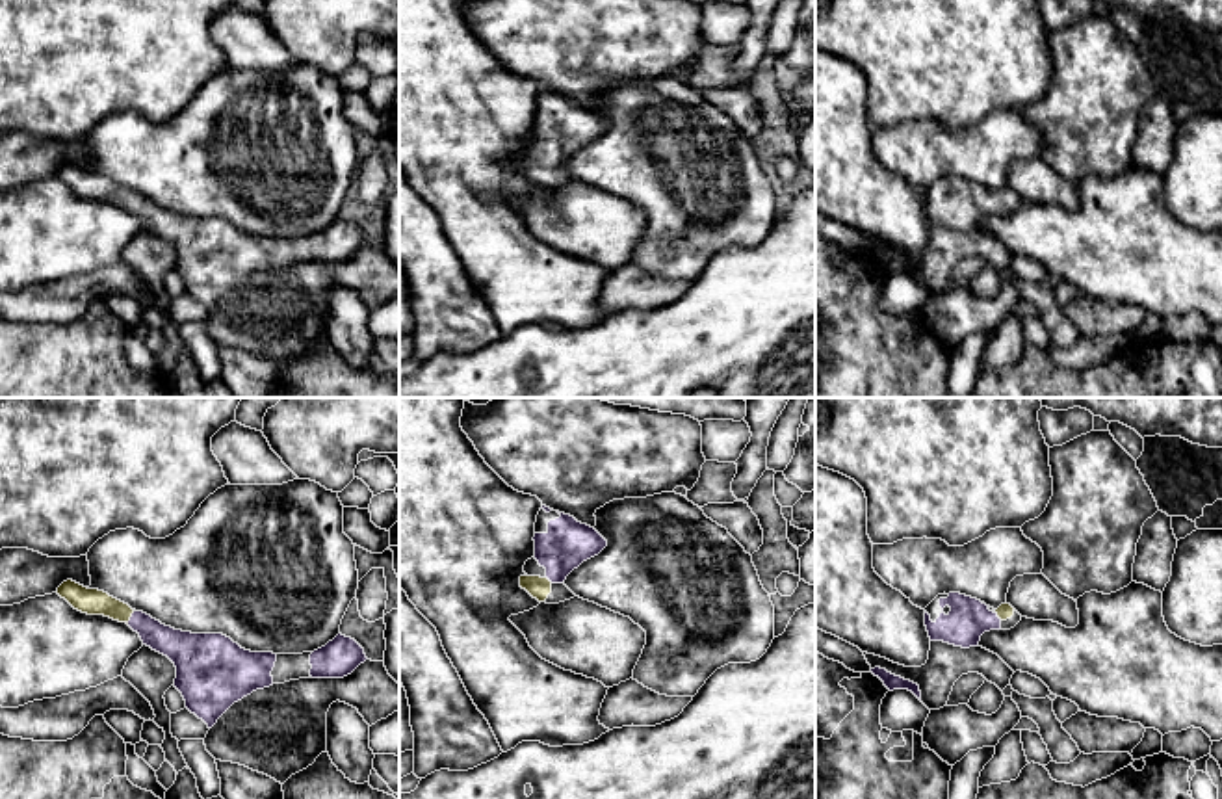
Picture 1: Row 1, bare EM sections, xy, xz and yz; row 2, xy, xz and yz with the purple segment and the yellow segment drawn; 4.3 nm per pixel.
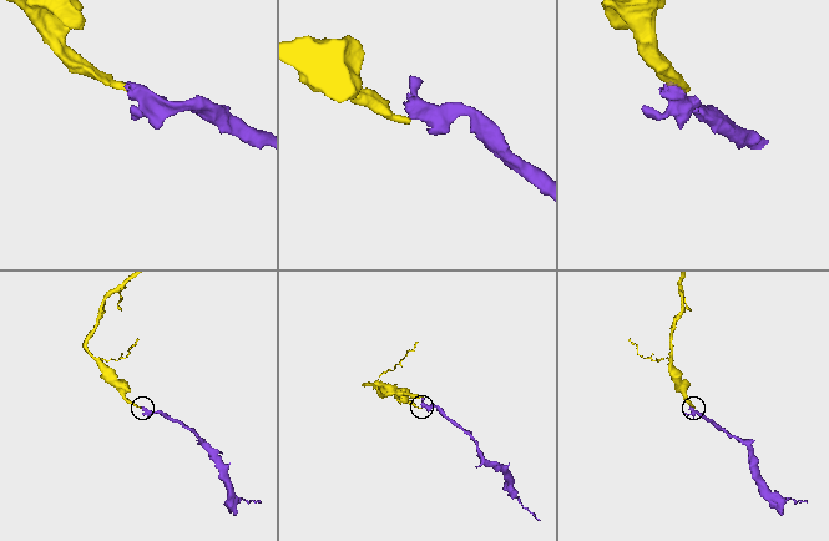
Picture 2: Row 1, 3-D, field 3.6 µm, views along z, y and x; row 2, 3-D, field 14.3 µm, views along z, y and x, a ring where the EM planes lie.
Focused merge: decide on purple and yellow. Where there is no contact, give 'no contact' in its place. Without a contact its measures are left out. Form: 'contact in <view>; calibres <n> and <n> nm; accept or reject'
contact in xy; calibres 140 and 110 nm; accept

